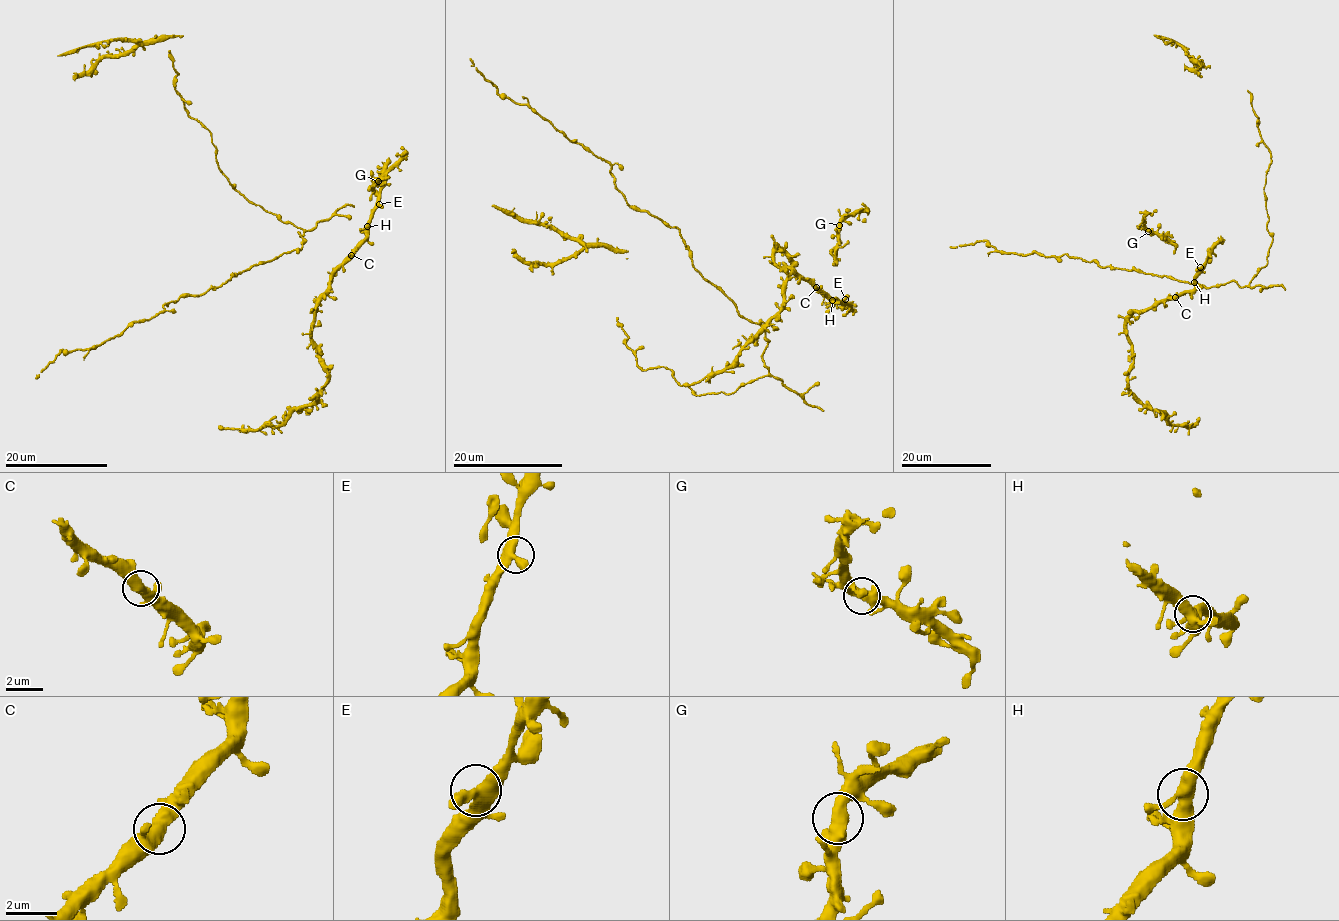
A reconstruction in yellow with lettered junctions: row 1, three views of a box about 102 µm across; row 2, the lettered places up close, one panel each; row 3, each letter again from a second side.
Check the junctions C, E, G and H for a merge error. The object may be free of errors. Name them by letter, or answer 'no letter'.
no letter

